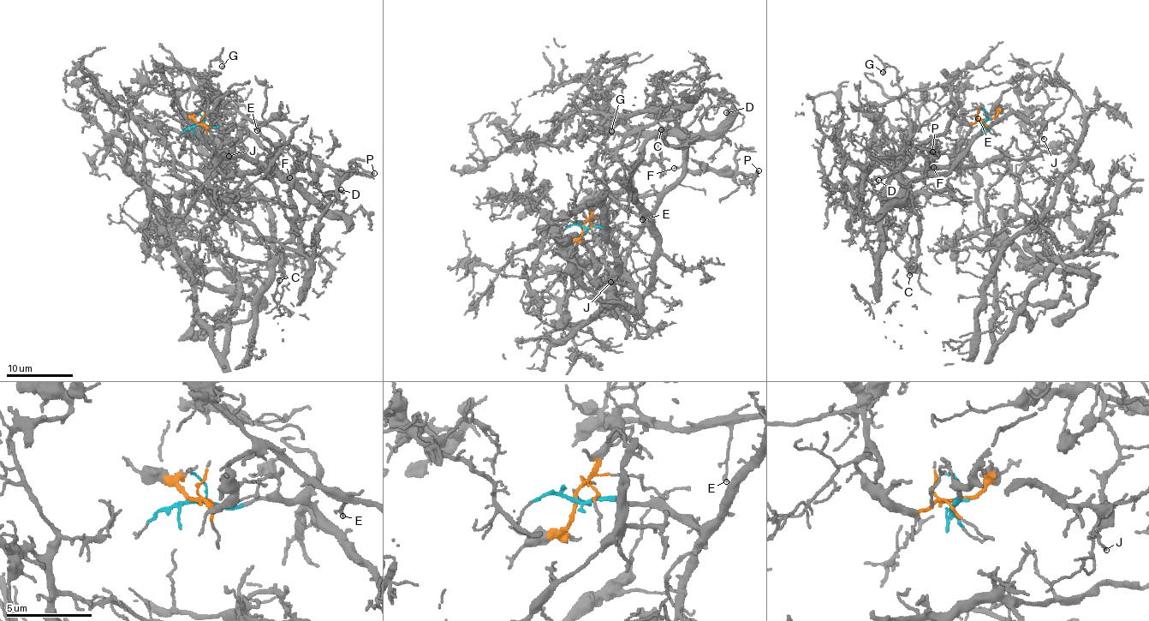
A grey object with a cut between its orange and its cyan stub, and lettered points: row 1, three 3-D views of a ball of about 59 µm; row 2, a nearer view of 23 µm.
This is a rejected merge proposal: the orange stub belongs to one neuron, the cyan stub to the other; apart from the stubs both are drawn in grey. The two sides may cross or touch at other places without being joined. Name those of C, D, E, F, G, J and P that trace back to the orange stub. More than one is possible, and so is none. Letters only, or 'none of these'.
E, G, P

